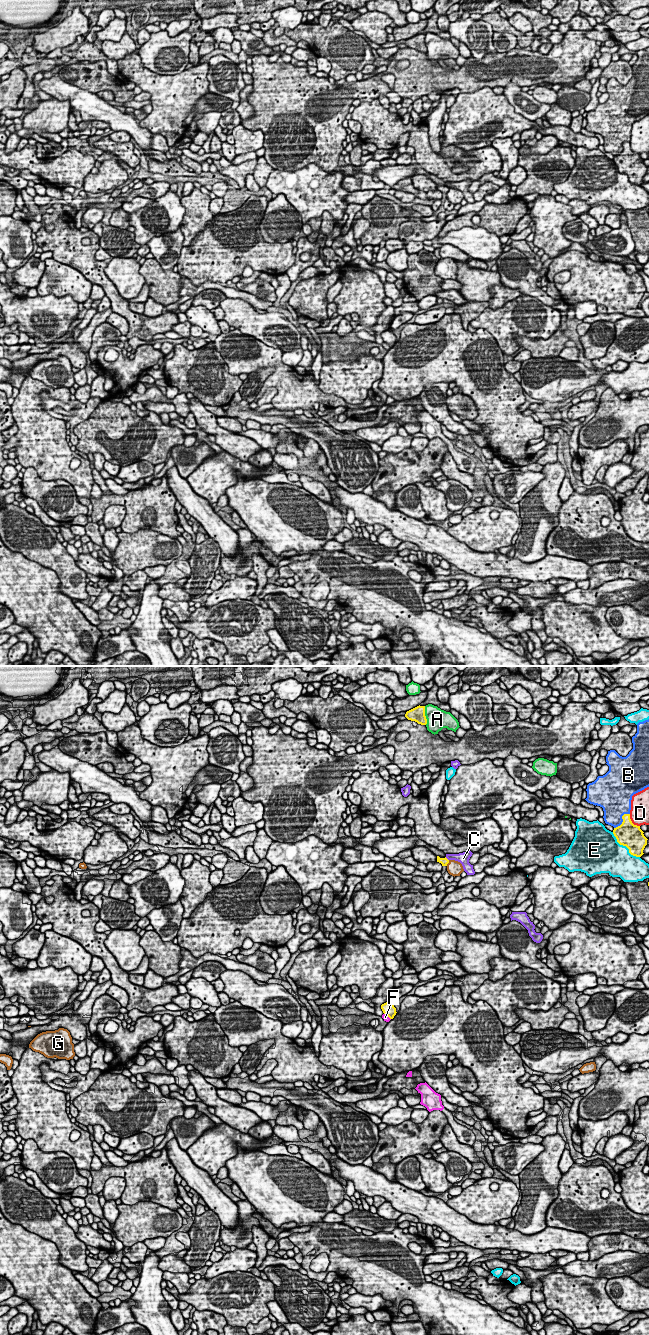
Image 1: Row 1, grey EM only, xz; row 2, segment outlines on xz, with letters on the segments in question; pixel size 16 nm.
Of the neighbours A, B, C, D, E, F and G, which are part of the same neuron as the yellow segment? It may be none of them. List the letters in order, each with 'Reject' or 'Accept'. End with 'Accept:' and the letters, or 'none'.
A: Reject
B: Reject
C: Accept
D: Reject
E: Reject
F: Reject
G: Reject
Accept: C

